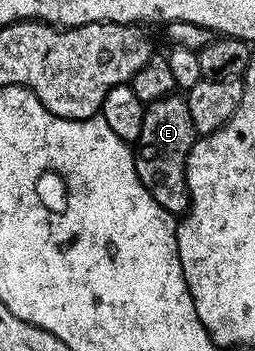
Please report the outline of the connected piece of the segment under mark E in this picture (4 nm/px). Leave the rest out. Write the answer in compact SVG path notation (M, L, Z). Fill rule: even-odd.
M185 96L161 97L145 106L144 127L140 127L140 139L133 150L136 175L140 175L140 183L144 183L148 195L152 195L152 199L156 199L156 203L160 203L160 207L164 207L164 211L175 215L185 214L190 207L190 192L186 182L186 160L192 151L195 140L196 134L192 123L192 115L188 115L188 103Z

